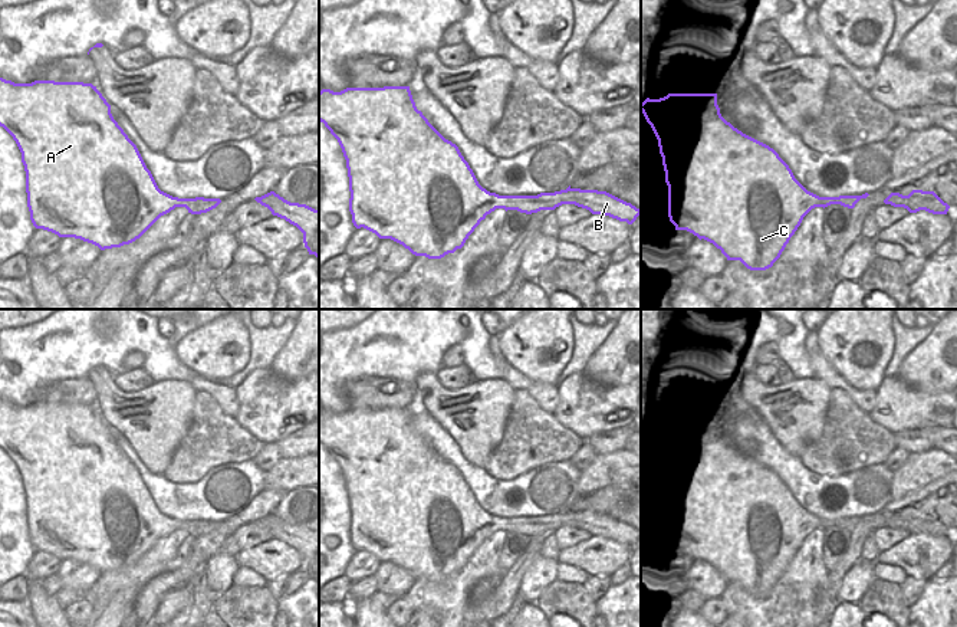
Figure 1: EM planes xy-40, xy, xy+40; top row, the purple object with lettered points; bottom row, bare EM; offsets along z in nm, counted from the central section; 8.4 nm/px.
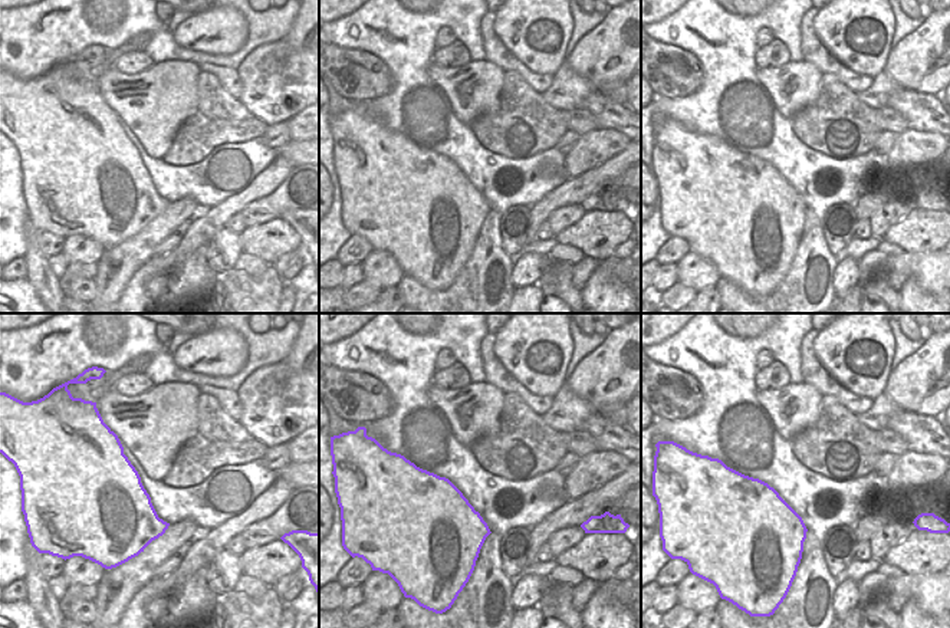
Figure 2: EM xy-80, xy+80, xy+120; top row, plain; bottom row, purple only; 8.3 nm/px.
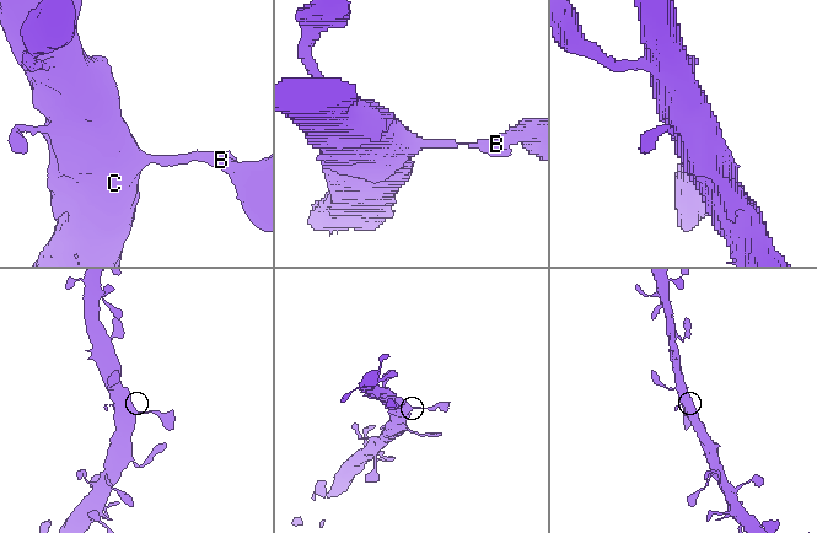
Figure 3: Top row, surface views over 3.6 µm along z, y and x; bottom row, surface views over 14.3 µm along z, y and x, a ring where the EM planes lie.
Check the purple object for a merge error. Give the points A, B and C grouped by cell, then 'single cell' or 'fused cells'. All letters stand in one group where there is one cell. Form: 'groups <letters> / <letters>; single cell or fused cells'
groups A B C; single cell

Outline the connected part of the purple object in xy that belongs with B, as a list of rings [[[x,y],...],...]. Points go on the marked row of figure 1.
[[[410,86],[346,88],[341,92],[319,92],[319,121],[338,139],[346,160],[349,177],[349,211],[356,229],[366,229],[379,239],[391,239],[415,256],[441,259],[461,249],[487,214],[496,209],[517,210],[532,214],[555,210],[562,204],[575,204],[592,214],[604,214],[632,224],[641,210],[606,191],[572,188],[537,196],[499,196],[483,188],[458,147],[445,139],[417,109]]]

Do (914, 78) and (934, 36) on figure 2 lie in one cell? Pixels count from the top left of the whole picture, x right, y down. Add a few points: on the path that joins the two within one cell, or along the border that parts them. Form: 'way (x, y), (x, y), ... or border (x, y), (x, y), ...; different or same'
way (917, 68), (929, 56), (929, 51), (933, 46); same

